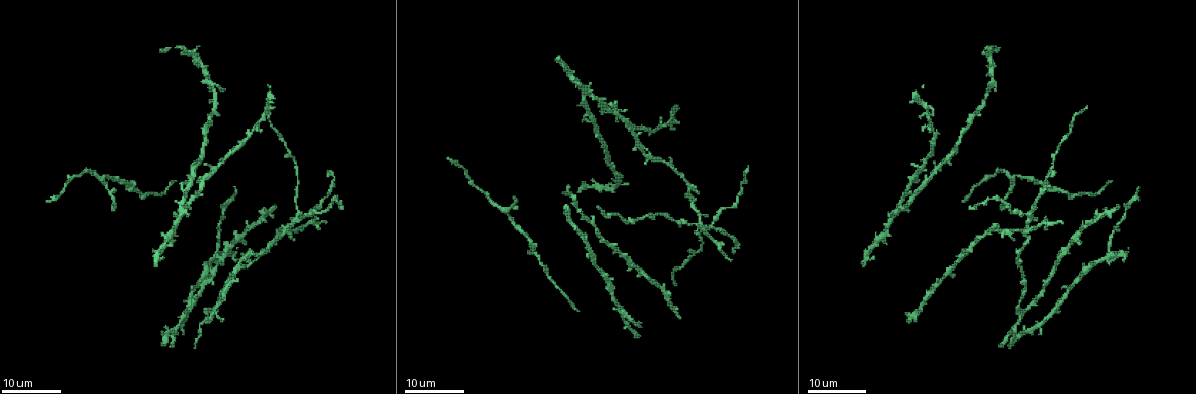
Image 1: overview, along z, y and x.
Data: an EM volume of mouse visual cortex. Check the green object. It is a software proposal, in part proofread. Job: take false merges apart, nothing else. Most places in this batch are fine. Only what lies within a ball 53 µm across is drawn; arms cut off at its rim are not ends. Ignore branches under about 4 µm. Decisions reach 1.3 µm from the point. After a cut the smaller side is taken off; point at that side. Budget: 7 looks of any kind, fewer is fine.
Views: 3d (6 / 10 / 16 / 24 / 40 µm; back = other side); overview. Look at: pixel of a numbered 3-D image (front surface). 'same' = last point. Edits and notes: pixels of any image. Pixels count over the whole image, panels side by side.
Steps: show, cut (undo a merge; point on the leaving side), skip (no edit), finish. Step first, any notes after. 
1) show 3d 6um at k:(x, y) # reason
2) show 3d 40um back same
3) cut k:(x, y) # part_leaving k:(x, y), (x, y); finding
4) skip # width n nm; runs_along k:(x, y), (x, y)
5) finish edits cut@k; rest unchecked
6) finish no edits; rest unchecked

show 3d 16um at 1:(205, 307)

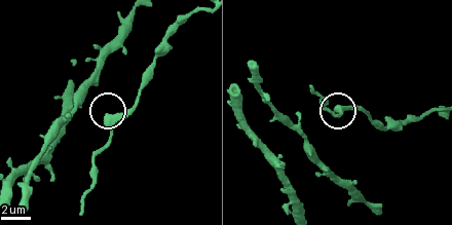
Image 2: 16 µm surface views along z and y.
show 3d 10um at 2:(108, 114)

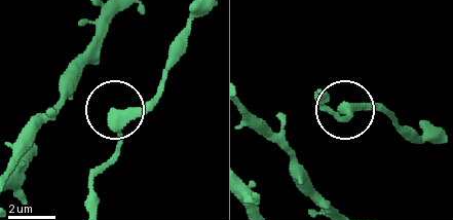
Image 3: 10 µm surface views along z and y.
skip # runs_along 3:(438, 132), (416, 138), (375, 108), (345, 108), (345, 120); continuous, no second cell

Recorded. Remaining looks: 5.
show 3d 24um at 1:(928, 293) # a fork

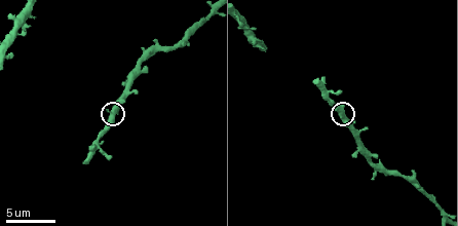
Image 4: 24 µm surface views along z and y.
show 3d 6um at 4:(343, 117) # closer look

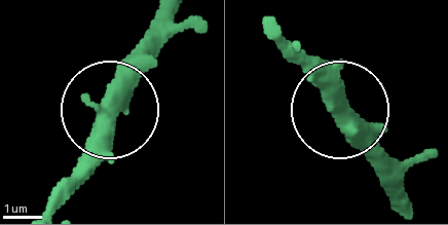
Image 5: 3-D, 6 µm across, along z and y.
skip # width 400 nm; continuous, no second cell

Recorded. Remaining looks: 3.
show 3d 24um at 1:(1010, 178) # three-way junction

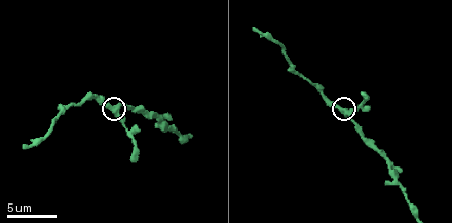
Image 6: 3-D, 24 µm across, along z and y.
show 3d 6um at 6:(114, 108)

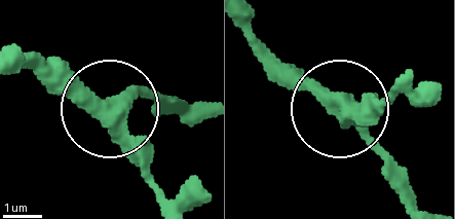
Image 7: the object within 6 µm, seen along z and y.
skip # side_arm 15 um; all the same cell

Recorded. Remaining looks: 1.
finish no edits; rest unchecked

